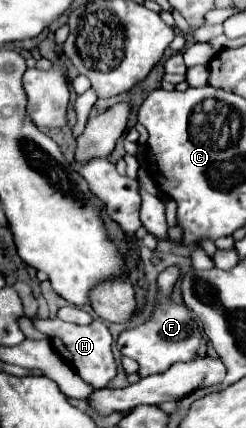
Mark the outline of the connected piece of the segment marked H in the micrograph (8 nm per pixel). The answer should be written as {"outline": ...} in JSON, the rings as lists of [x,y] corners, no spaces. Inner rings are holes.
{"outline":[[[32,319],[34,329],[38,329],[40,333],[52,337],[50,343],[54,347],[54,351],[76,369],[76,373],[90,385],[106,385],[114,375],[116,375],[116,363],[114,363],[114,355],[112,355],[112,337],[108,327],[96,319],[90,325],[74,325],[74,323],[66,323],[62,319]]]}

